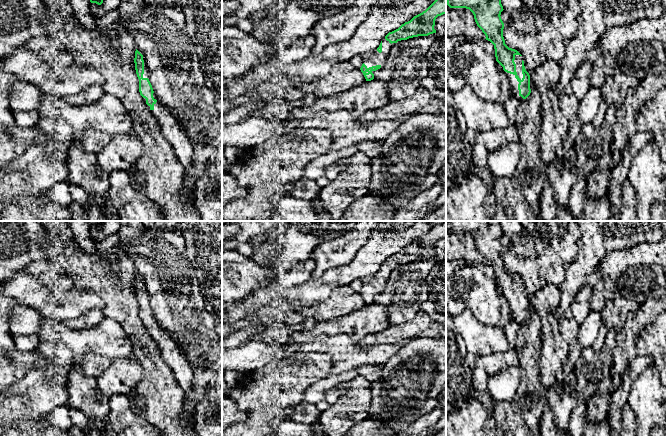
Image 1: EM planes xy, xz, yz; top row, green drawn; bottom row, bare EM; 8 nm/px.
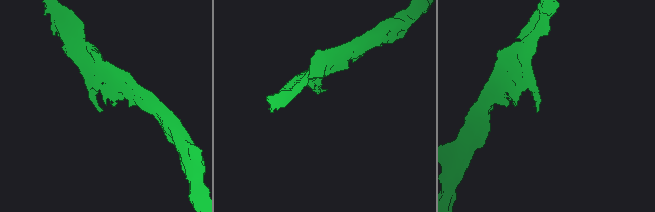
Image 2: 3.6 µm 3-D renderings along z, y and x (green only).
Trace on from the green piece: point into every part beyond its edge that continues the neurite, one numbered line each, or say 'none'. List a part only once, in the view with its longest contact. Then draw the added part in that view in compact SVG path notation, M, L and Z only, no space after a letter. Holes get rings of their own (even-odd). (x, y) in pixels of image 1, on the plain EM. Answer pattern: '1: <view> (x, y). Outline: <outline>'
1: yz (518, 283). Outline: M515 279L515 288L516 288L516 296L519 302L522 304L523 298L522 298L522 280L520 279Z

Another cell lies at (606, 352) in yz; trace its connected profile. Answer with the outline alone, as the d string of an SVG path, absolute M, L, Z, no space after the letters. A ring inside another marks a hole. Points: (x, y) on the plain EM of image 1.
M620 329L608 330L605 342L600 350L603 363L603 375L594 394L587 400L585 420L590 424L596 424L607 418L609 399L611 397L610 366L613 361L613 352L617 346L617 336Z

